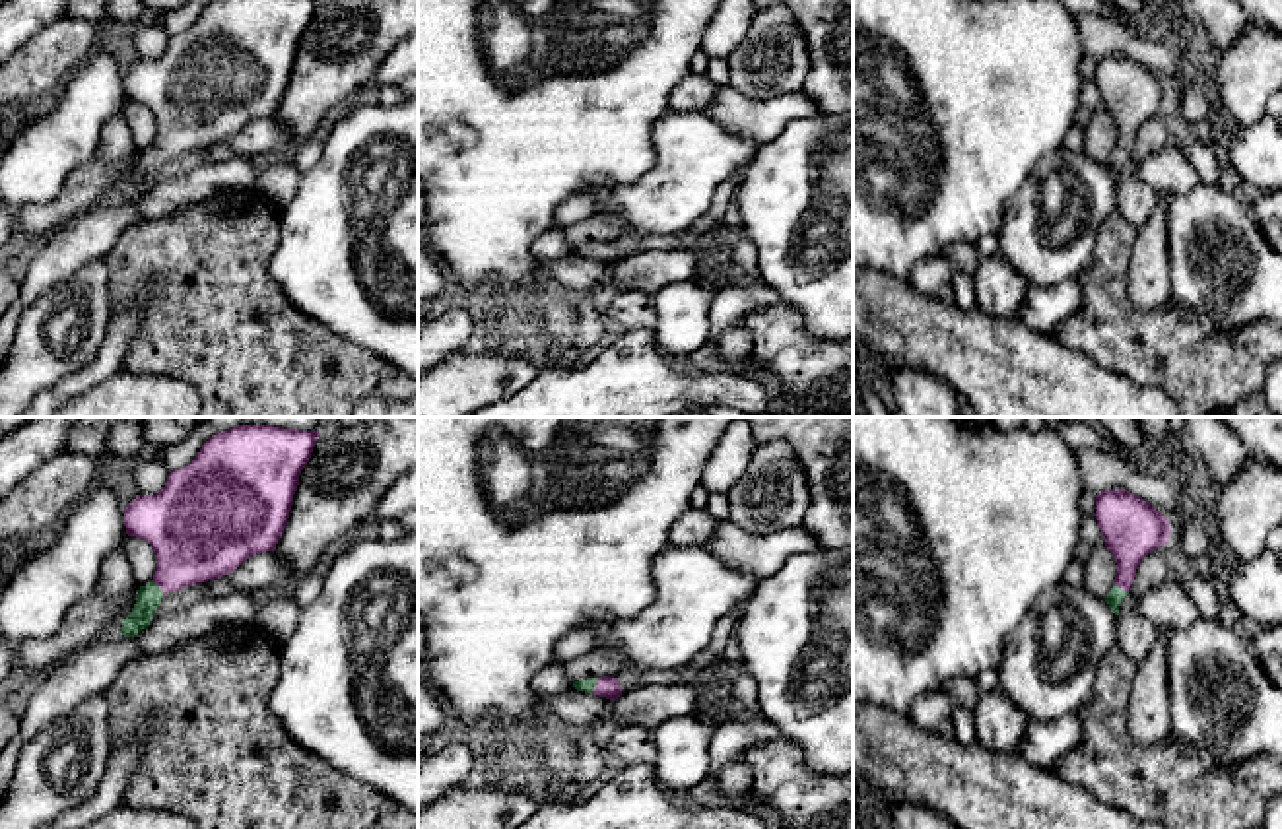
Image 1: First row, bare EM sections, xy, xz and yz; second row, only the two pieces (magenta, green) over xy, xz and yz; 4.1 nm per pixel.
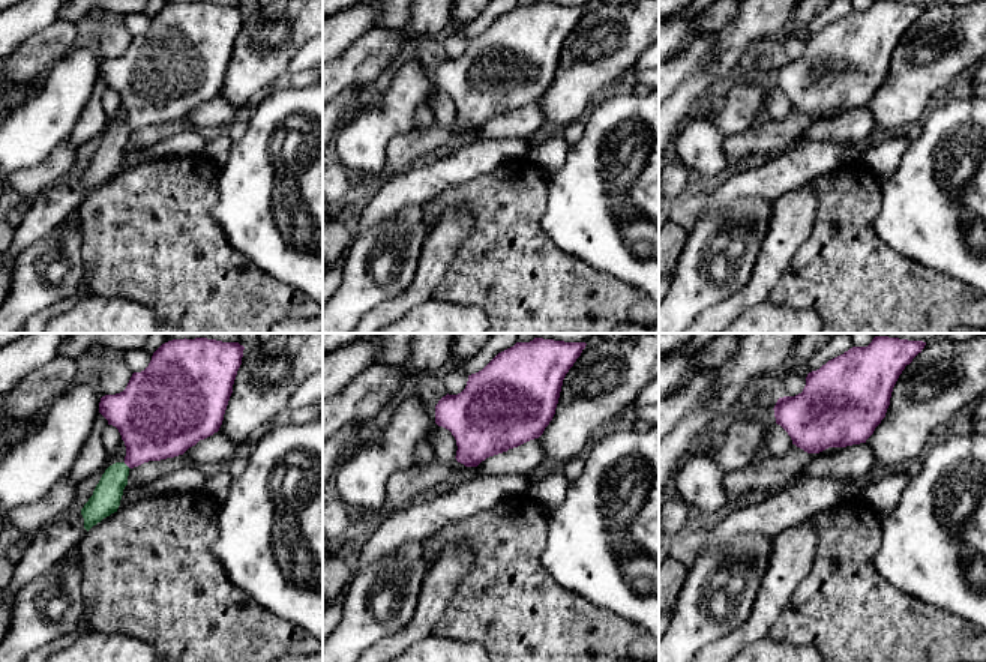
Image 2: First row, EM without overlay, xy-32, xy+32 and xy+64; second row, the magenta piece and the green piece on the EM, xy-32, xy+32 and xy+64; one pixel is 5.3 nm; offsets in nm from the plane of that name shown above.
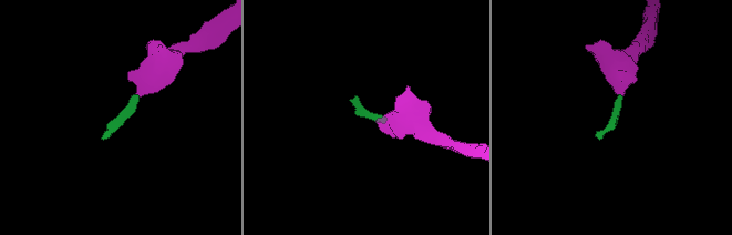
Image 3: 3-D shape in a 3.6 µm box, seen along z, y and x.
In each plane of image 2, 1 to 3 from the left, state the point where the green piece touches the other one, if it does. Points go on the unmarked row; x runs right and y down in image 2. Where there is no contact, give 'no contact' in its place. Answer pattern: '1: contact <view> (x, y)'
1: contact xy-32 (126, 128)
2: no contact
3: no contact

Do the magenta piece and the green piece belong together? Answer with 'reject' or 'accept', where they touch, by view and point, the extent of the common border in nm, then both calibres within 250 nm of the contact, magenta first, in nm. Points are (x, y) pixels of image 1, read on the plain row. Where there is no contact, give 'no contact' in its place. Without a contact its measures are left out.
accept; meets magenta in xz at (595, 253); contact 70 nm long; 90 nm thick on the magenta side, 60 nm on the other

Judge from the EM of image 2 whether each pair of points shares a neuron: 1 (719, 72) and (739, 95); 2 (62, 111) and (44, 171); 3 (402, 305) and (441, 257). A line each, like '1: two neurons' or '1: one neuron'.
1: two neurons
2: two neurons
3: one neuron

